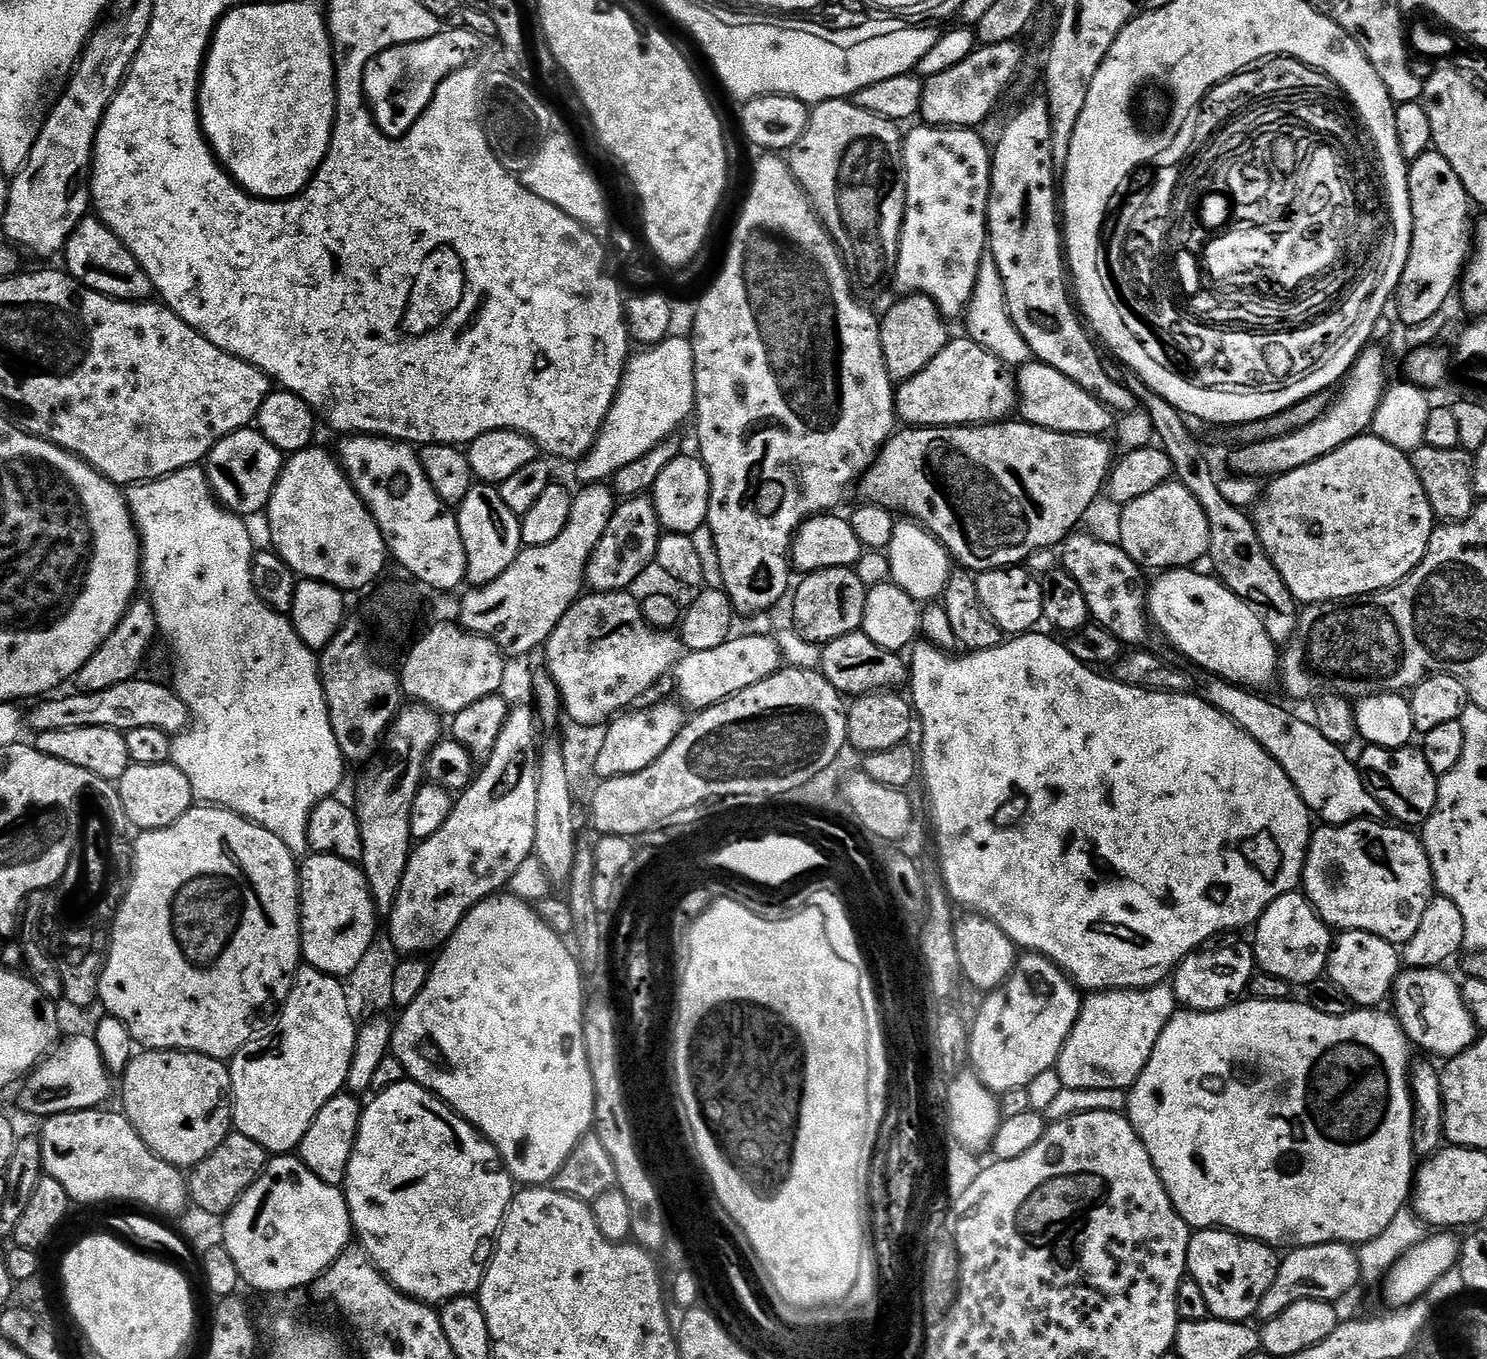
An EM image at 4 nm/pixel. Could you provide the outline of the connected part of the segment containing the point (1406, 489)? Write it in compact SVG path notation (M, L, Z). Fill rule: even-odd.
M1365 434L1354 438L1350 442L1346 442L1346 446L1342 446L1298 470L1287 472L1285 476L1275 477L1267 485L1266 495L1263 497L1258 511L1260 513L1255 513L1254 520L1258 525L1262 546L1274 562L1278 574L1282 574L1290 594L1304 606L1351 602L1357 598L1367 598L1374 592L1381 592L1387 588L1393 588L1396 584L1401 584L1422 562L1422 558L1428 552L1432 533L1438 524L1436 515L1430 506L1430 498L1426 498L1426 490L1422 490L1422 482L1414 470L1409 453L1390 446L1385 440L1374 434Z

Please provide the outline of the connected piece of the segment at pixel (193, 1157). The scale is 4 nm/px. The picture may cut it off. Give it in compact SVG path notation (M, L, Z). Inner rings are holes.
M144 1050L139 1054L133 1055L132 1060L128 1064L128 1069L122 1073L122 1080L124 1080L123 1115L128 1117L128 1120L134 1126L134 1130L142 1138L142 1142L146 1142L146 1146L153 1154L166 1162L170 1162L178 1169L191 1170L195 1168L198 1162L202 1162L210 1154L214 1154L214 1150L218 1150L218 1146L227 1138L228 1133L233 1131L232 1074L229 1065L223 1060L215 1060L206 1054L198 1054L197 1052L177 1052L175 1050L170 1052L158 1052L155 1050Z

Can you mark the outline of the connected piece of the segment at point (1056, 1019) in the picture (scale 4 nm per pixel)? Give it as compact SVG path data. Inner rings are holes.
M1025 951L1003 988L985 995L984 1005L968 1038L971 1067L991 1092L1003 1094L1027 1088L1038 1074L1057 1067L1068 1036L1075 1028L1082 992L1052 959Z

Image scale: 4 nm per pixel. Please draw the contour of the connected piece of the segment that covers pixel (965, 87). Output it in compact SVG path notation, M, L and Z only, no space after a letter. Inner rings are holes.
M1011 40L977 47L958 66L942 70L942 74L924 80L924 93L919 119L925 125L938 128L979 129L980 123L996 108L1004 91L1016 80L1024 64L1023 43Z

